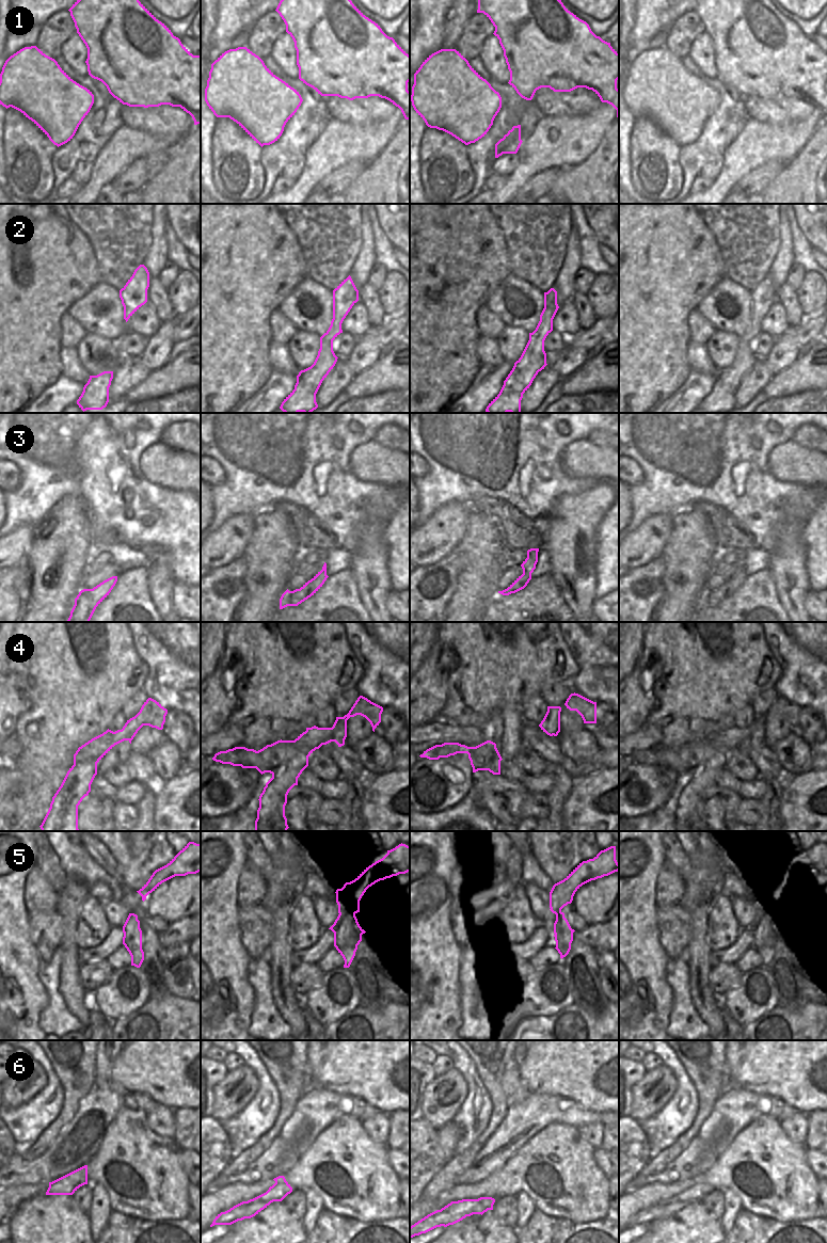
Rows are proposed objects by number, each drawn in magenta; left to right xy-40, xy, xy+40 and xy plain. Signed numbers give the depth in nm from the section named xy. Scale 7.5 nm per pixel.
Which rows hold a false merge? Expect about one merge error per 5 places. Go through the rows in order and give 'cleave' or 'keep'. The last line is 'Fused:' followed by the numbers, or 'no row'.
1: keep
2: keep
3: keep
4: cleave
5: cleave
6: keep
Fused: 4, 5

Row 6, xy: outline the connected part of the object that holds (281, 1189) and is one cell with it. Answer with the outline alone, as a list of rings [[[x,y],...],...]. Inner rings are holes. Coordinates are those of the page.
[[[284,1176],[273,1179],[275,1183],[269,1190],[248,1201],[242,1201],[225,1212],[216,1216],[210,1227],[214,1225],[232,1225],[244,1218],[251,1218],[267,1208],[273,1201],[282,1201],[292,1192],[292,1188],[286,1181]]]

